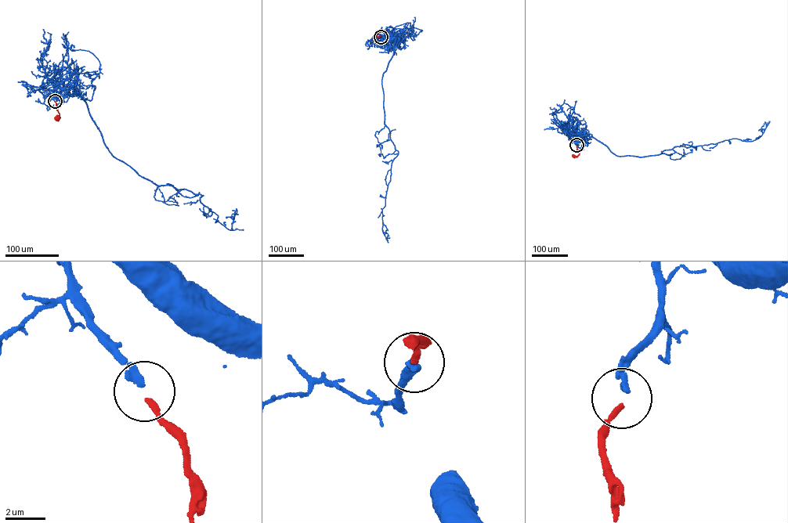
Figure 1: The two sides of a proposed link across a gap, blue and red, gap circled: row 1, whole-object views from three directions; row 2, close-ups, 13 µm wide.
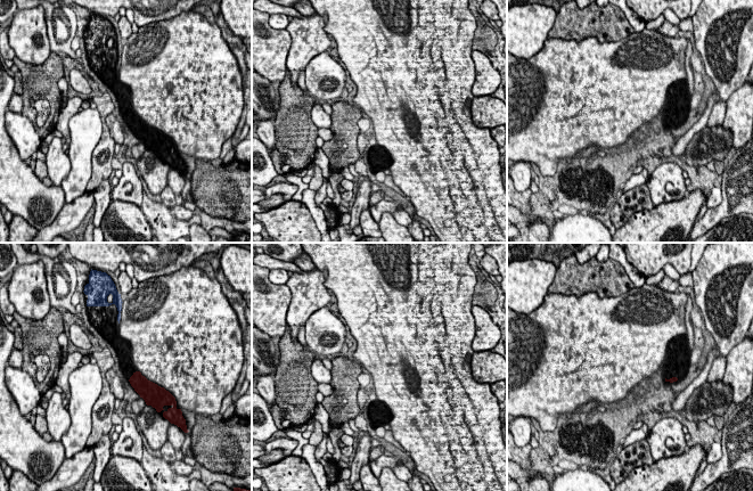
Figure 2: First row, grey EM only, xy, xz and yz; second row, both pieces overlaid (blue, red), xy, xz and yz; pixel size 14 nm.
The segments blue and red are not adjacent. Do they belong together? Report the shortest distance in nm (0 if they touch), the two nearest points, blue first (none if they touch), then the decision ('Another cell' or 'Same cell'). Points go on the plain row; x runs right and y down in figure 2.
Distance 750 nm. Across: xy (119, 67), (136, 116). Same cell

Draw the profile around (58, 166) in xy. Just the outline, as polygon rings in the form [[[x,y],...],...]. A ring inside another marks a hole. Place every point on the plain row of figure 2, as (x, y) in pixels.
[[[52,138],[46,154],[46,164],[52,185],[60,186],[72,167],[67,152],[63,150],[62,138]]]

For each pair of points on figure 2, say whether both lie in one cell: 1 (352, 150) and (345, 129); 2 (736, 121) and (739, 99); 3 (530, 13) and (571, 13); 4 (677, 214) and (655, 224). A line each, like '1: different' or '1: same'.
1: same
2: same
3: different
4: same

